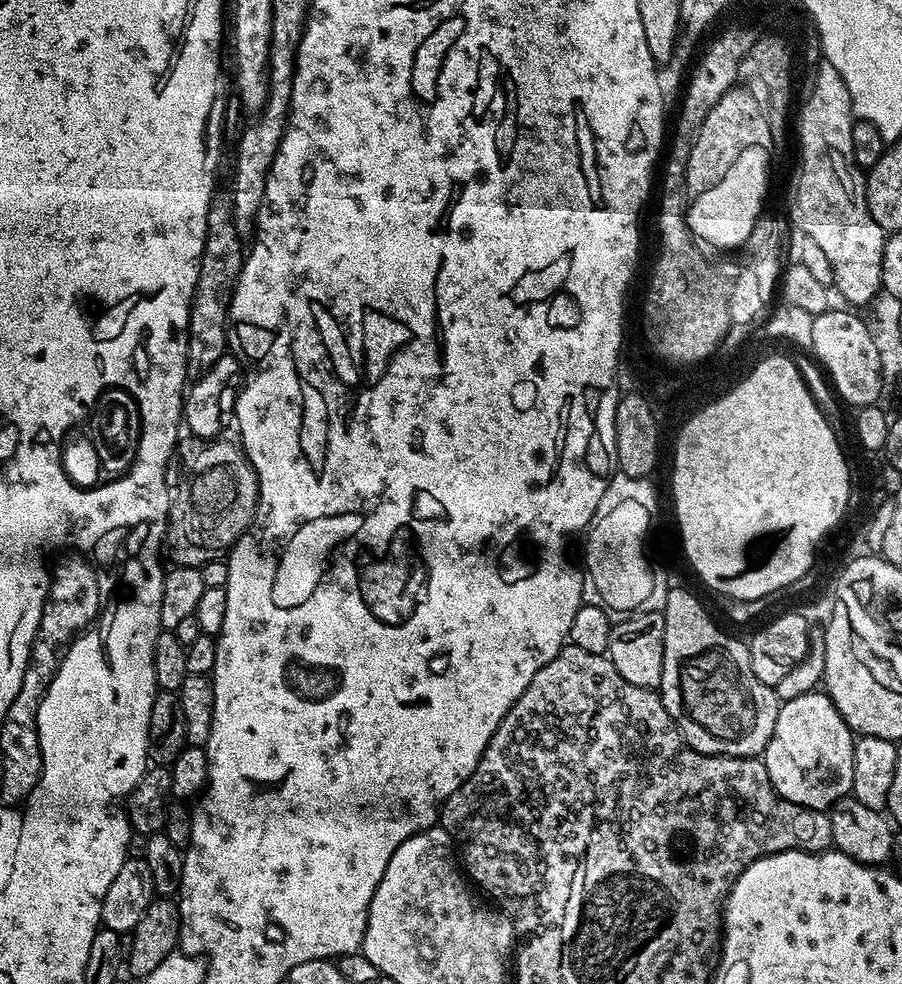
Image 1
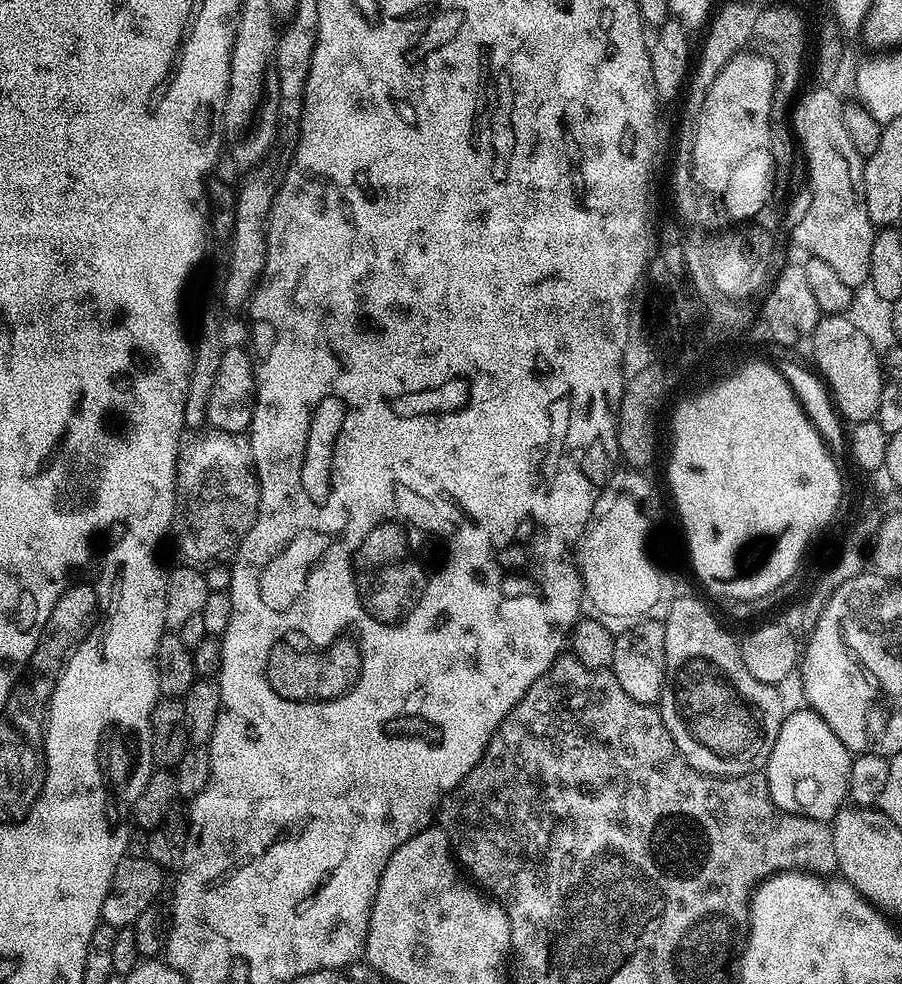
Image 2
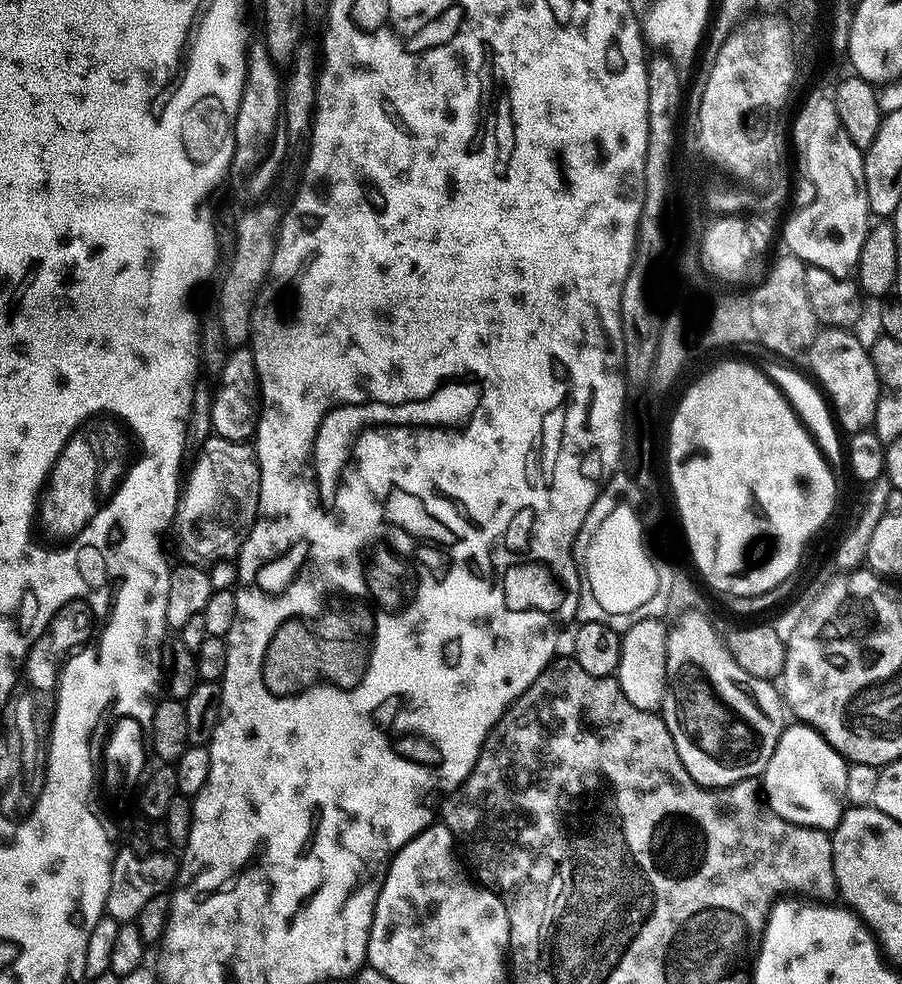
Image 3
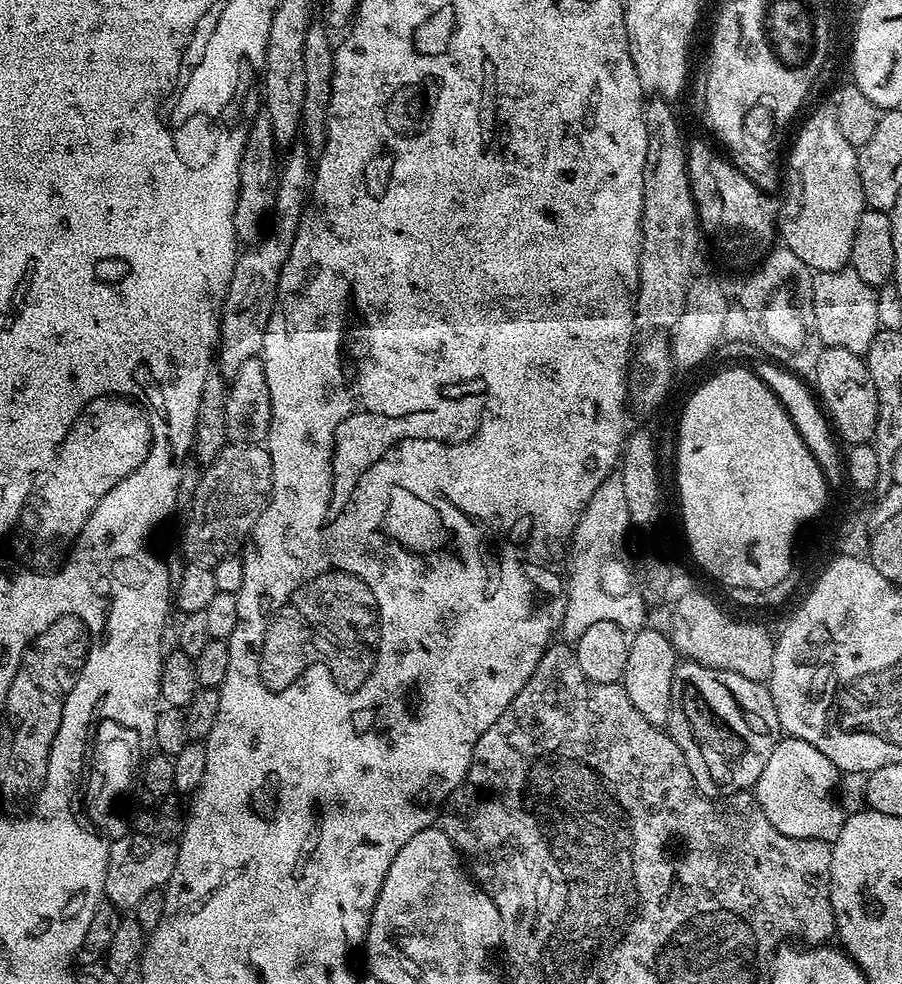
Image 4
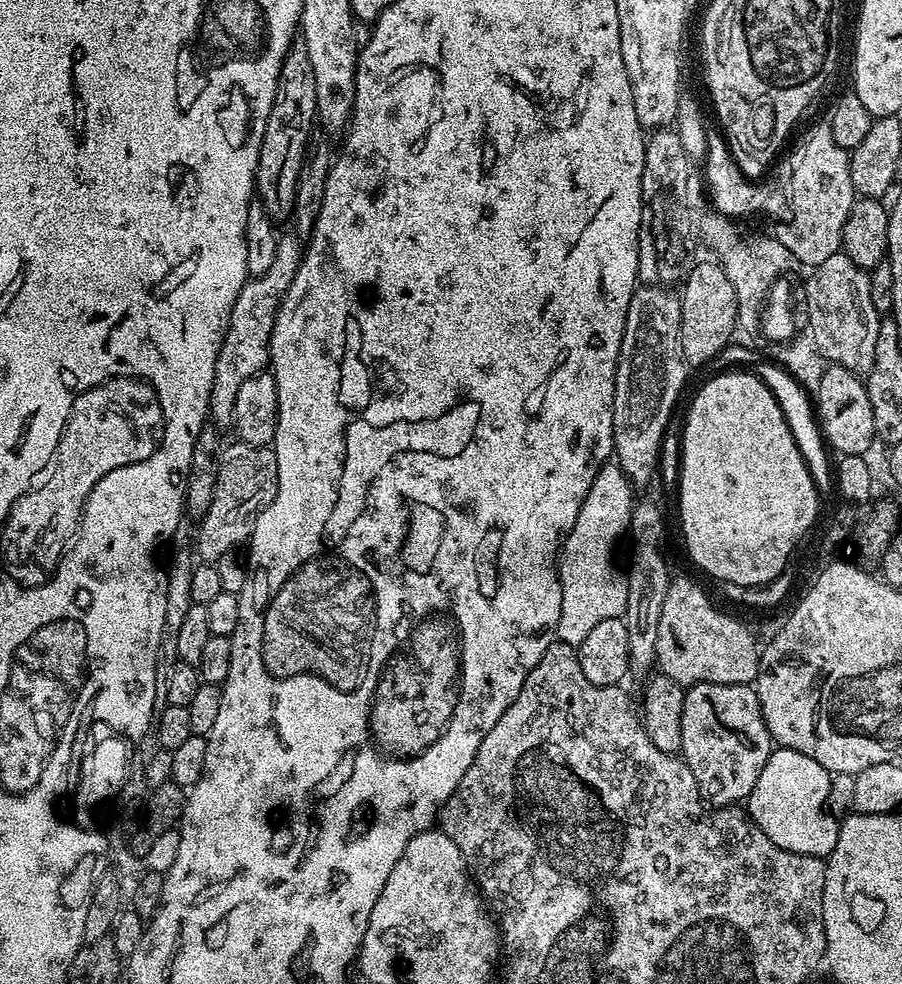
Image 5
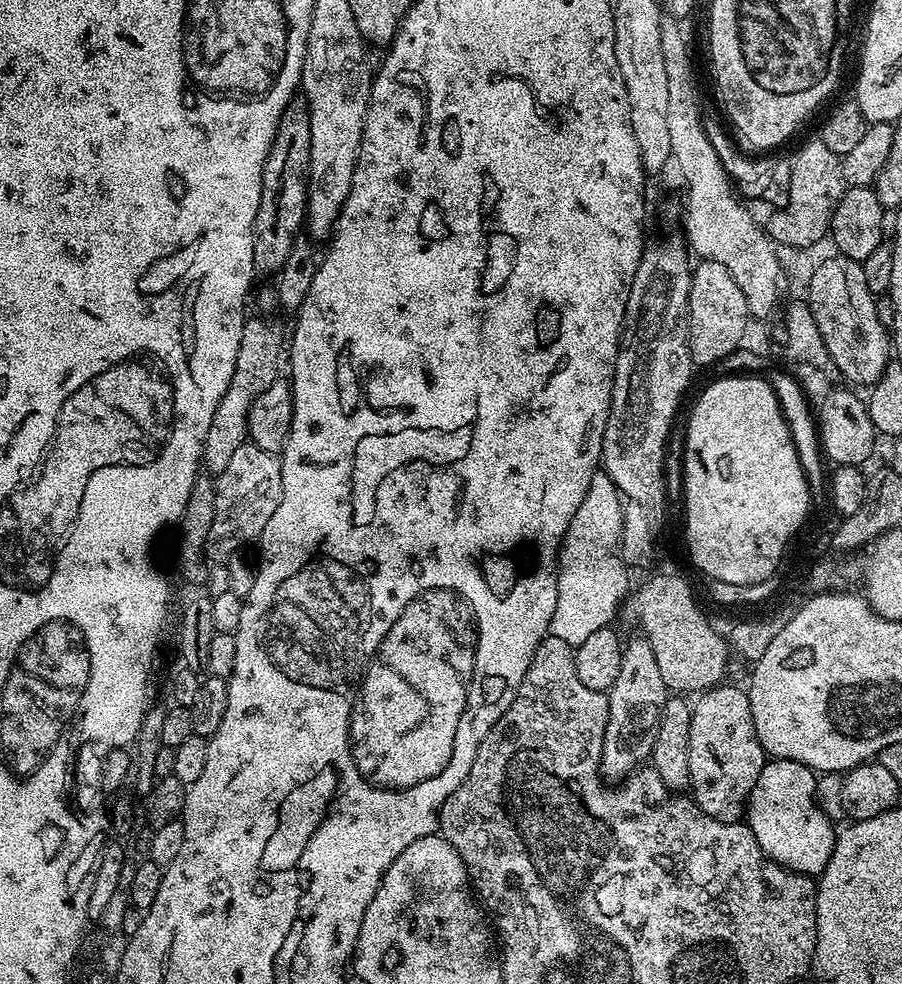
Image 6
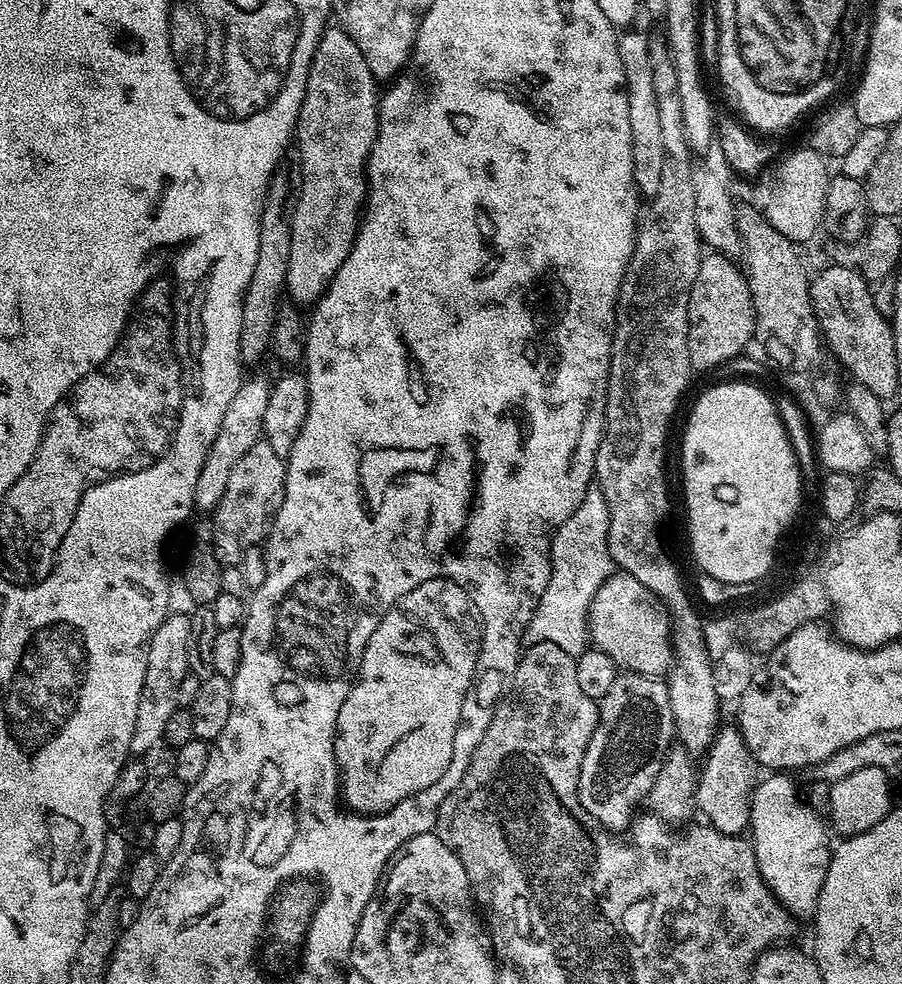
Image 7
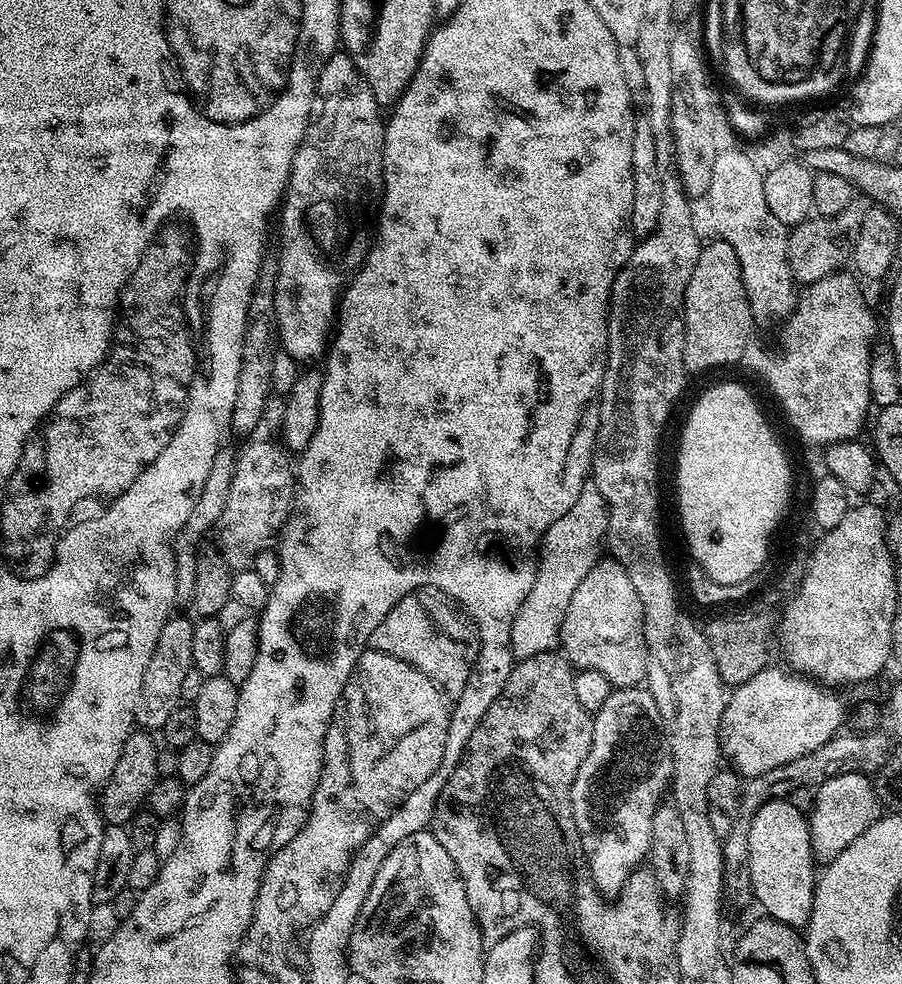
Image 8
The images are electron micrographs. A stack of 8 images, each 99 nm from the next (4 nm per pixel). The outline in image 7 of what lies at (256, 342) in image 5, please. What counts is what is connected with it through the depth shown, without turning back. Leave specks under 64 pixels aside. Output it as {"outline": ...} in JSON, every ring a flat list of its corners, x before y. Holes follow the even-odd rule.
{"outline":[[252,376,241,383,238,394,230,401,226,414,222,414,222,426,198,470,198,482,194,485,194,508,200,514,215,513,222,494,226,494,226,485,234,465,240,461,242,454,250,450,252,444,261,440,264,434,262,418,266,418,266,402,270,398,270,384,260,376]]}

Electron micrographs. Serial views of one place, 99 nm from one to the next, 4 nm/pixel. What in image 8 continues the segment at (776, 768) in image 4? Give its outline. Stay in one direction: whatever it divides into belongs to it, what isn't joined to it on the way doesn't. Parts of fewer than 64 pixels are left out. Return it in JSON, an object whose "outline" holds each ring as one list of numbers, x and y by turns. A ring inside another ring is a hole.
{"outline":[[773,798,767,800,765,804,760,805,755,812,751,813,748,821,748,869,750,870,750,882,752,883,751,895,756,896,756,900,765,908,767,915,773,920,782,922,783,924,789,924,791,928,797,930,807,929,808,919,812,913,812,899,816,893,816,882,818,879,818,861,814,853,812,853,812,843,810,842,810,832,808,830,808,818,807,815,798,806,794,806,791,799,788,798]]}

